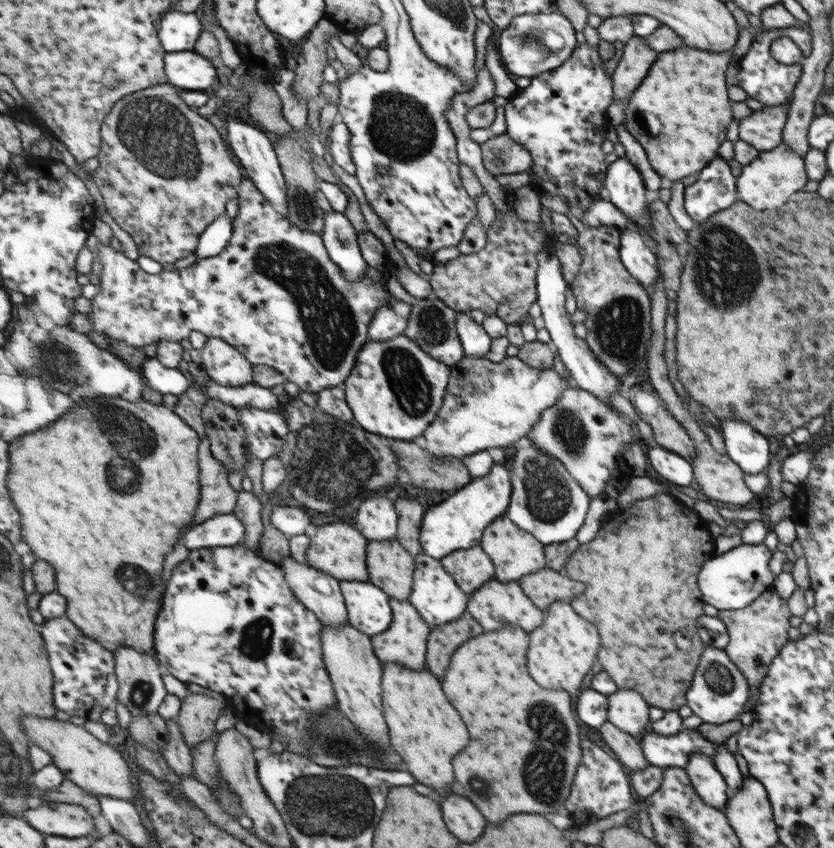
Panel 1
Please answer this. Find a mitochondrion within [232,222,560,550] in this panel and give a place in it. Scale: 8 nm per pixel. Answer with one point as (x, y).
(328, 323)

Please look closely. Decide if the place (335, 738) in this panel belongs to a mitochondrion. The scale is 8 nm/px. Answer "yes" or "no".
yes

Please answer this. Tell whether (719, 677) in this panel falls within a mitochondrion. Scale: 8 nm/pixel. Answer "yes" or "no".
yes

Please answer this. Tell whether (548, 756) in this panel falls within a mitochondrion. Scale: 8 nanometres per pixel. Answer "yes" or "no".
yes

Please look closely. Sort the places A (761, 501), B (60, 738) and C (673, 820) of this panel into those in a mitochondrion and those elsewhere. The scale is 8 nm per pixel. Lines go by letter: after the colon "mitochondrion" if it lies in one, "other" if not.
A: other
B: other
C: mitochondrion

